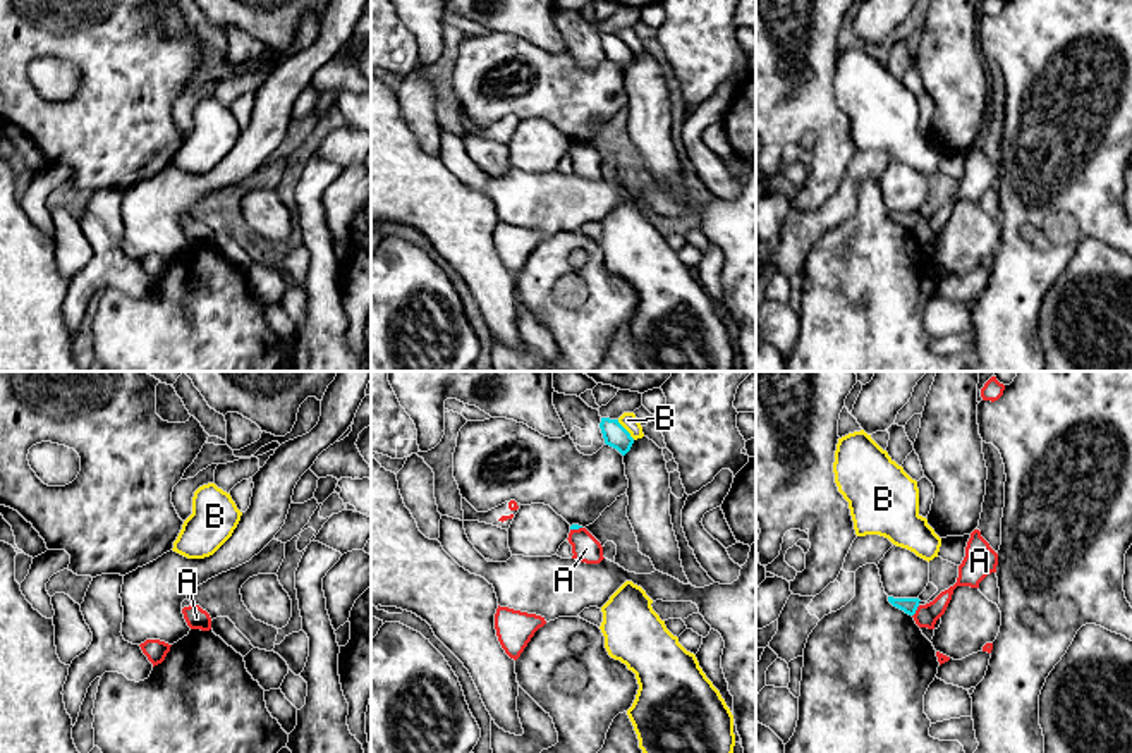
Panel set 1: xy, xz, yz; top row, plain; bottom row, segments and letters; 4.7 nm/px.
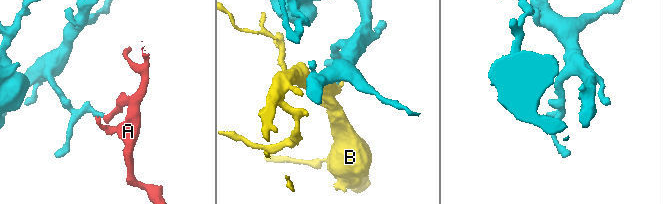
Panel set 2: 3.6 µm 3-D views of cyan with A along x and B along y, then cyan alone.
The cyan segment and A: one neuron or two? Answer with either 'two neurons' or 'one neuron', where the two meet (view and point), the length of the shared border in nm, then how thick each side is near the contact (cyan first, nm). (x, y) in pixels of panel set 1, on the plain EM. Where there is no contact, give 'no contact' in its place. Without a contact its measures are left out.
two neurons | yz (916, 224) | 70 nm | 80/110 nm

